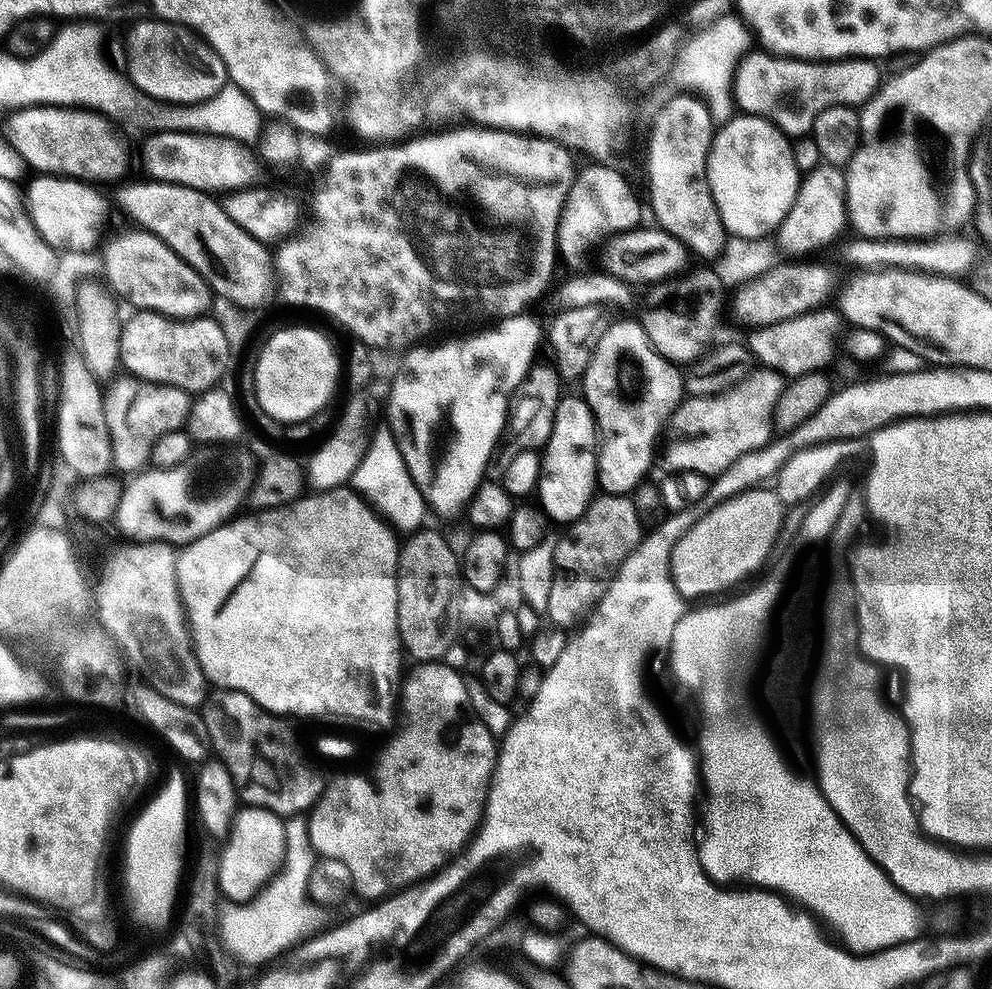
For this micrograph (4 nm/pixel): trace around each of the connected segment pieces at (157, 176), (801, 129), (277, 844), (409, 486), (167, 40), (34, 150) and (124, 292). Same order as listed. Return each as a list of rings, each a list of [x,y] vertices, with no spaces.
[[[156,130],[145,136],[148,137],[140,148],[140,164],[149,181],[181,184],[211,194],[227,194],[247,189],[252,186],[248,184],[256,180],[257,157],[249,145],[241,144],[239,140],[187,130]]]
[[[752,50],[736,65],[732,82],[734,104],[741,113],[769,120],[789,138],[804,138],[811,133],[818,116],[830,106],[863,106],[871,100],[882,83],[880,68],[876,64],[879,63],[872,58],[794,60],[791,56],[777,56],[767,50]]]
[[[241,807],[233,815],[224,842],[220,854],[220,891],[232,902],[253,900],[260,889],[280,871],[280,865],[284,862],[284,820],[265,808]]]
[[[383,431],[371,433],[368,448],[356,472],[351,476],[350,484],[392,525],[393,529],[411,534],[423,525],[420,523],[424,520],[424,512],[426,513],[424,496],[418,490],[414,478],[410,478],[404,456],[396,445],[395,436],[391,431]]]
[[[147,19],[138,21],[124,40],[124,60],[128,63],[126,75],[137,90],[165,104],[187,106],[201,104],[203,100],[216,96],[229,83],[228,71],[222,58],[218,58],[216,51],[205,44],[195,32],[179,24],[170,24],[167,20]]]
[[[37,106],[13,111],[8,118],[3,135],[9,146],[23,158],[25,165],[29,169],[36,168],[32,170],[37,173],[83,182],[116,182],[128,168],[128,148],[116,133],[117,125],[99,112],[86,108]]]
[[[133,227],[133,232],[120,232],[117,236],[112,236],[104,244],[104,262],[102,258],[102,268],[104,264],[104,276],[107,287],[121,301],[129,300],[136,310],[146,312],[161,312],[163,316],[170,316],[178,320],[189,318],[200,318],[205,315],[208,308],[208,298],[210,299],[209,286],[203,278],[196,273],[190,265],[181,259],[164,241],[160,241],[154,233],[146,232],[143,228]]]

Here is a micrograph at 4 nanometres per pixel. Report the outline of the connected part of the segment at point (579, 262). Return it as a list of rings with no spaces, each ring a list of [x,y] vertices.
[[[588,164],[576,174],[576,180],[567,196],[567,202],[560,216],[556,232],[557,253],[565,266],[579,271],[586,262],[586,253],[594,242],[617,235],[621,231],[632,231],[640,223],[642,210],[635,192],[628,186],[623,176],[610,164]]]

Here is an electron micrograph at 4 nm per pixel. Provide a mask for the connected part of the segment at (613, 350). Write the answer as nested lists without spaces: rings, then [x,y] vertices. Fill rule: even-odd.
[[[613,319],[609,323],[606,334],[602,334],[602,338],[598,338],[598,346],[594,350],[594,354],[588,363],[588,369],[585,370],[582,377],[582,395],[584,401],[590,406],[590,410],[596,419],[596,430],[598,433],[598,451],[596,454],[596,483],[601,493],[610,496],[627,496],[635,490],[638,485],[645,483],[648,471],[652,468],[652,459],[657,459],[658,445],[661,443],[662,437],[665,435],[666,429],[669,427],[670,421],[676,408],[679,407],[680,401],[685,399],[684,380],[680,377],[681,369],[677,365],[670,363],[666,358],[662,358],[662,354],[658,354],[658,350],[654,350],[654,346],[650,342],[650,338],[646,334],[643,323],[639,319],[636,320],[616,320]]]

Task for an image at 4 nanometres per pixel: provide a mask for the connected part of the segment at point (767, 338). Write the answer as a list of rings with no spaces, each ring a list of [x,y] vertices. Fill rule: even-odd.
[[[825,306],[814,312],[807,312],[777,324],[762,324],[751,329],[752,344],[750,352],[753,357],[760,359],[759,363],[773,372],[780,373],[785,378],[793,378],[824,372],[827,364],[831,365],[837,359],[836,343],[841,343],[840,324],[842,317],[839,311]]]

